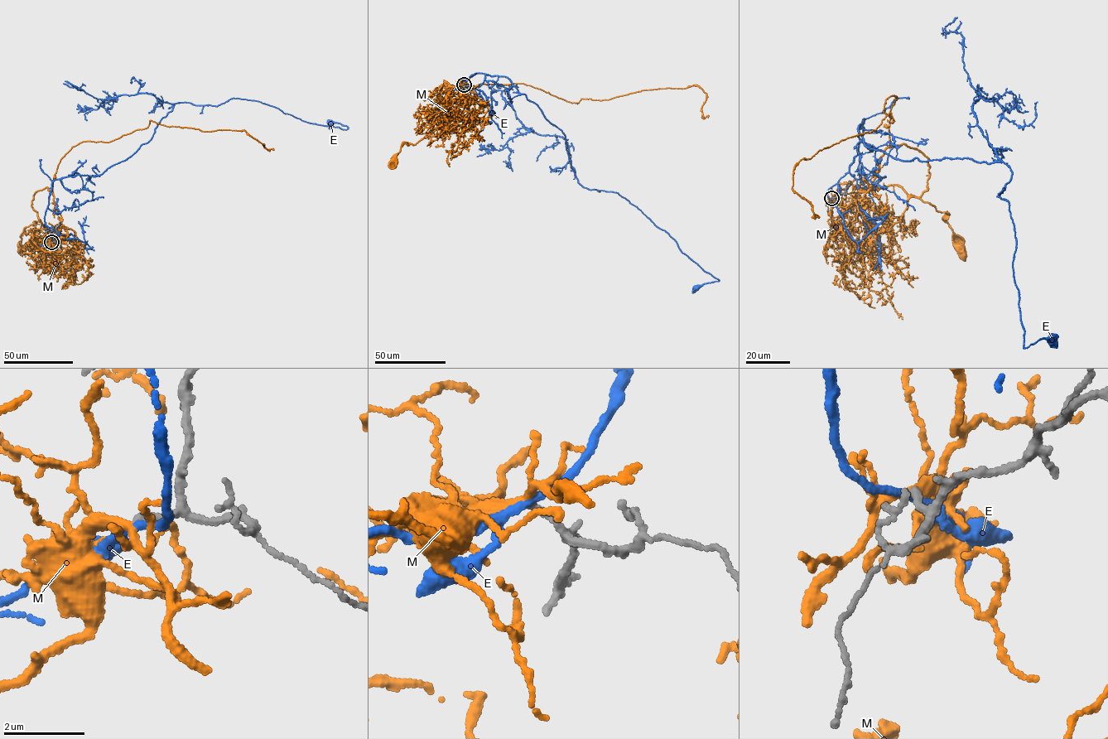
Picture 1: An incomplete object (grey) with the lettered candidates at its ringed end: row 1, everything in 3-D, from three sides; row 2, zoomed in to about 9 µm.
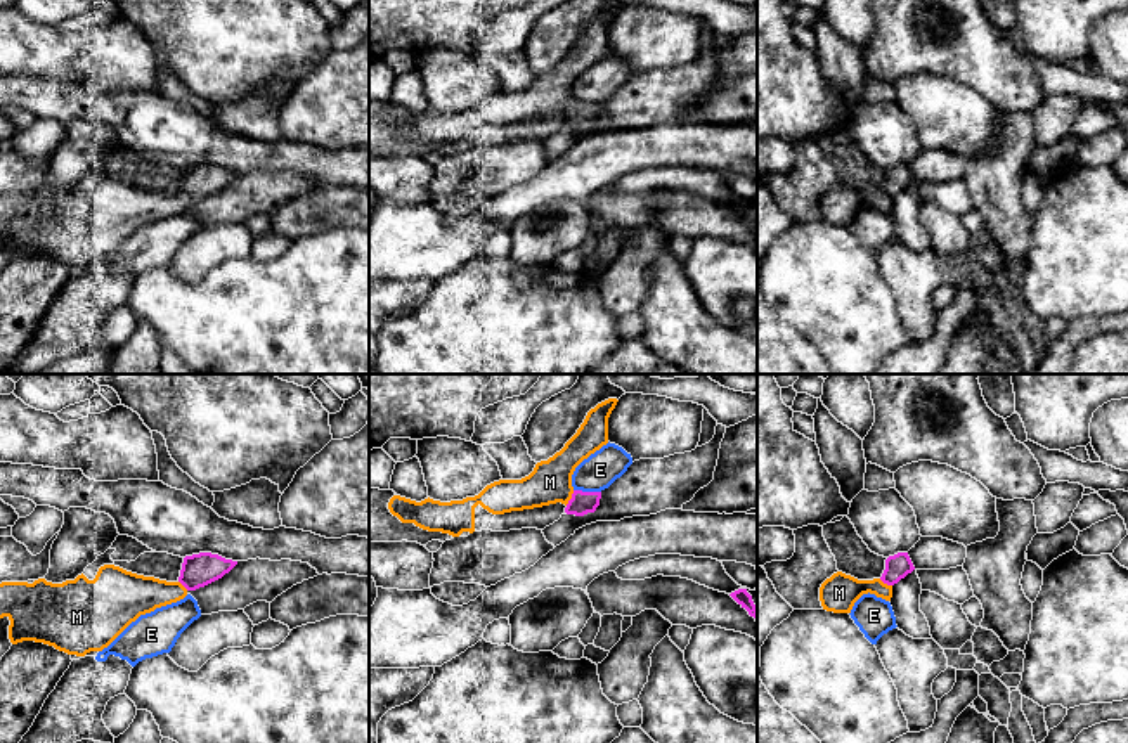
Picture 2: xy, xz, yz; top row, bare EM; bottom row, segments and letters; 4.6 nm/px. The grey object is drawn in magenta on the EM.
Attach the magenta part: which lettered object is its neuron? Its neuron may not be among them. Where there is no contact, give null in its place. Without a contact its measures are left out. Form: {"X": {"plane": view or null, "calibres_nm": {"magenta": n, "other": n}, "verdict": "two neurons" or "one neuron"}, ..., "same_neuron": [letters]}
{"E": {"plane": "xz", "calibres_nm": {"magenta": 110, "other": 170}, "verdict": "two neurons"}, "M": {"plane": "xz", "calibres_nm": {"magenta": 110, "other": 200}, "verdict": "one neuron"}, "same_neuron": ["M"]}

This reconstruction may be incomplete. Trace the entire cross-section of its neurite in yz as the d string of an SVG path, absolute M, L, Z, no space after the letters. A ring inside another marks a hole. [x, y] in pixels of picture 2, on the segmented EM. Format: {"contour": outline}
{"contour": "M898 552L885 559L885 570L880 578L858 580L842 572L833 573L820 587L823 610L833 613L851 613L854 603L863 594L875 594L885 601L892 598L892 585L915 570L908 552Z"}

